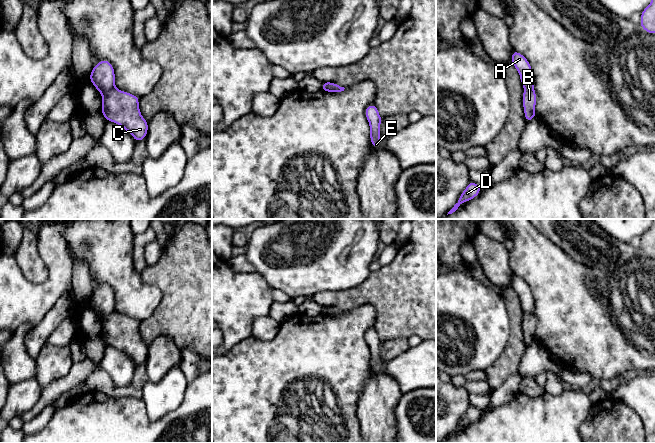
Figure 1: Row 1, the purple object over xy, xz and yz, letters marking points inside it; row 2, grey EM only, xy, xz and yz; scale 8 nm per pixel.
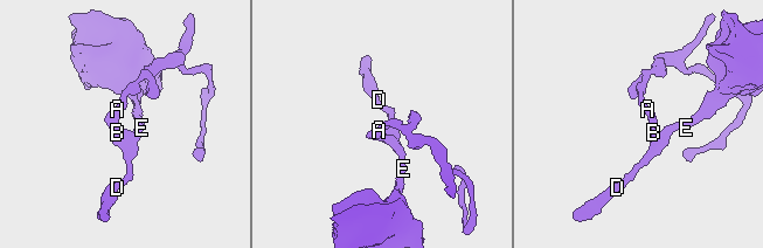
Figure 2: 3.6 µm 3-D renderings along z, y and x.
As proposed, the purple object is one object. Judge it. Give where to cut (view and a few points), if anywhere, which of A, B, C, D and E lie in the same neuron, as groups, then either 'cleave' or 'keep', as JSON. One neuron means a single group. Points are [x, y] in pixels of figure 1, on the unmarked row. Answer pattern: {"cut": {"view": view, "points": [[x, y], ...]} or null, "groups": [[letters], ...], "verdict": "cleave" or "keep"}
{"cut": {"view": "xy", "points": [[114, 310], [101, 317]]}, "groups": [["A"], ["B", "C", "D", "E"]], "verdict": "cleave"}

